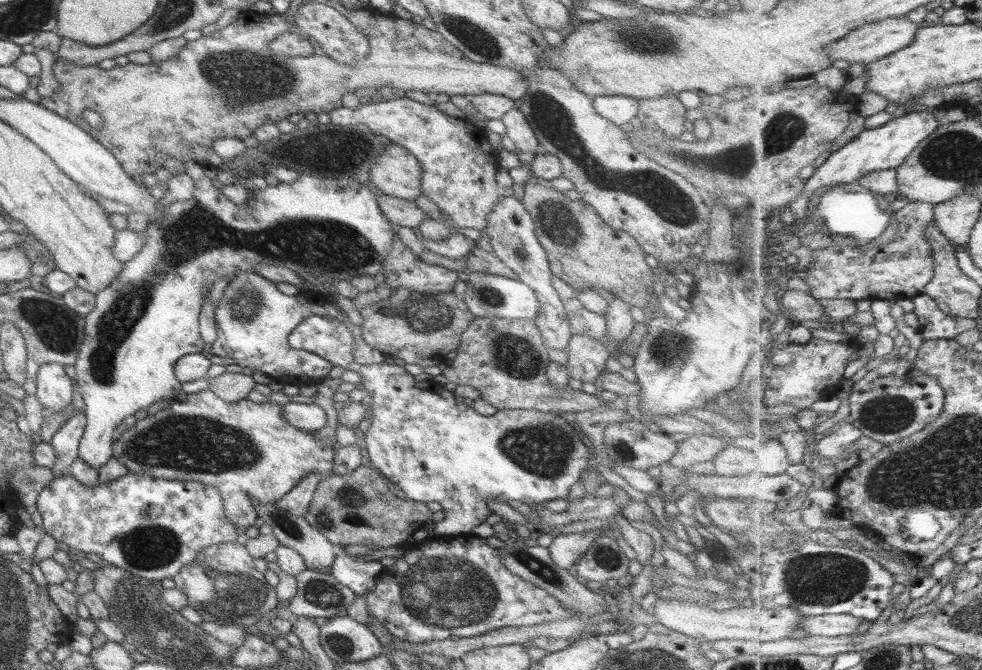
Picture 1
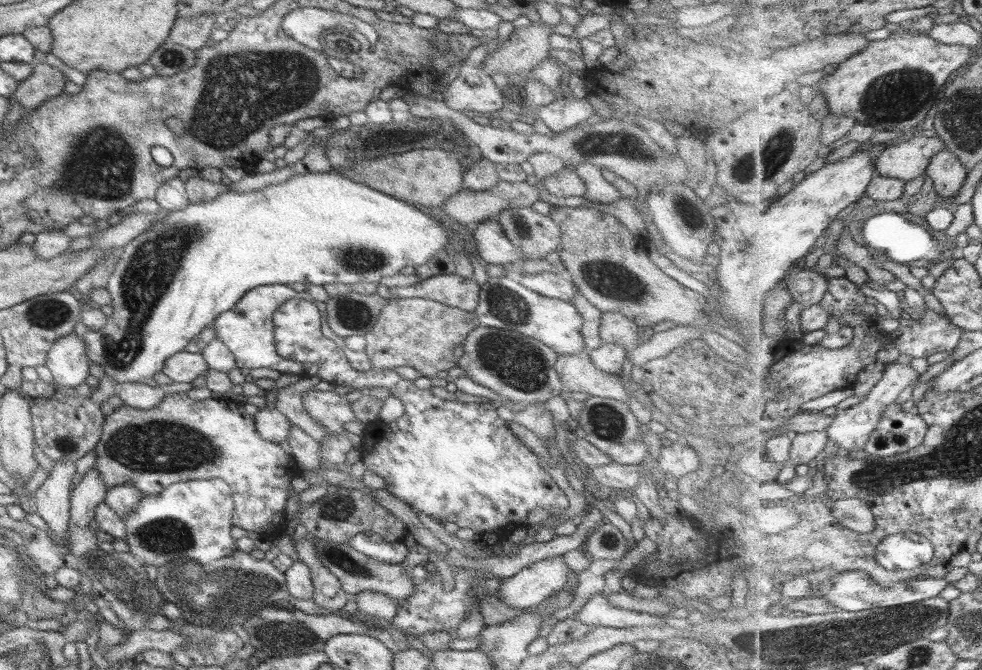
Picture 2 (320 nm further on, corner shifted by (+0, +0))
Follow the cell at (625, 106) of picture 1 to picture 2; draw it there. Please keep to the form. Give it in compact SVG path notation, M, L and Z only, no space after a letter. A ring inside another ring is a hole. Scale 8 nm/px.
M571 95L557 97L549 104L537 108L534 117L541 119L545 126L555 133L572 128L595 114L588 100L575 100Z

